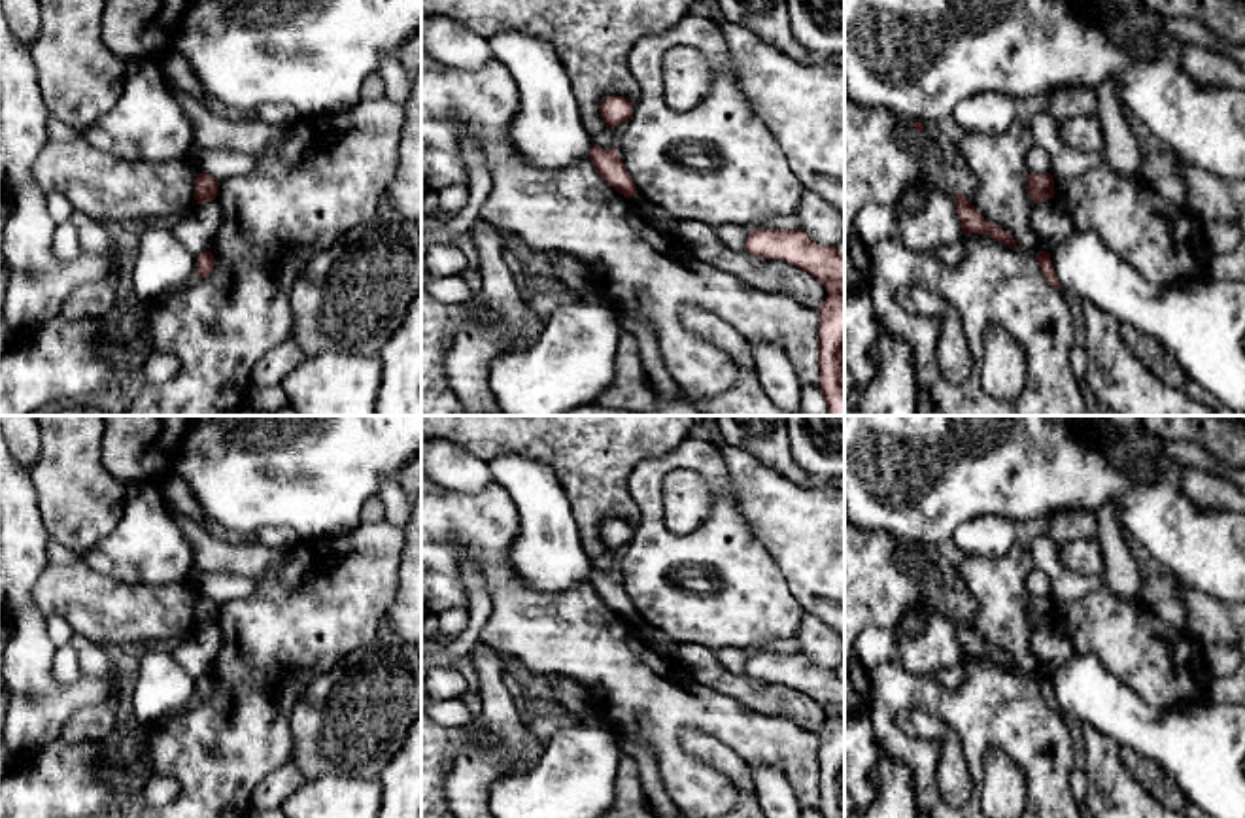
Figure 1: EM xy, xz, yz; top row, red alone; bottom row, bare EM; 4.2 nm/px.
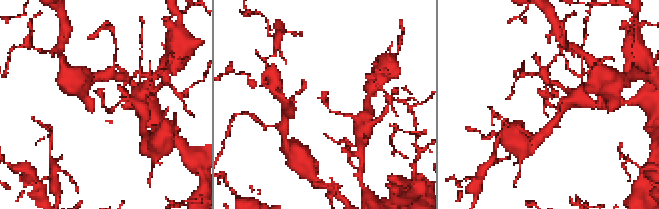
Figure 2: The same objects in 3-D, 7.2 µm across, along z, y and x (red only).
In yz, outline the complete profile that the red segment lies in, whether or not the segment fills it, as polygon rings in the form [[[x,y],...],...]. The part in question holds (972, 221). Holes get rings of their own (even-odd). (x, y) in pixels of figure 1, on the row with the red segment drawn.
[[[958,195],[956,200],[956,213],[962,225],[964,234],[988,234],[996,242],[1003,242],[1011,247],[1016,247],[1013,236],[1001,230],[998,225],[986,221],[967,200],[967,196]]]

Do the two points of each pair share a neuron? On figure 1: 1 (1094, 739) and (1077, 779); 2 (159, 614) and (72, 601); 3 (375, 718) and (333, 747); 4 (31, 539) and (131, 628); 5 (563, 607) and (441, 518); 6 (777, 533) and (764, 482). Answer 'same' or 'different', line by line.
1: different
2: same
3: same
4: different
5: same
6: same

